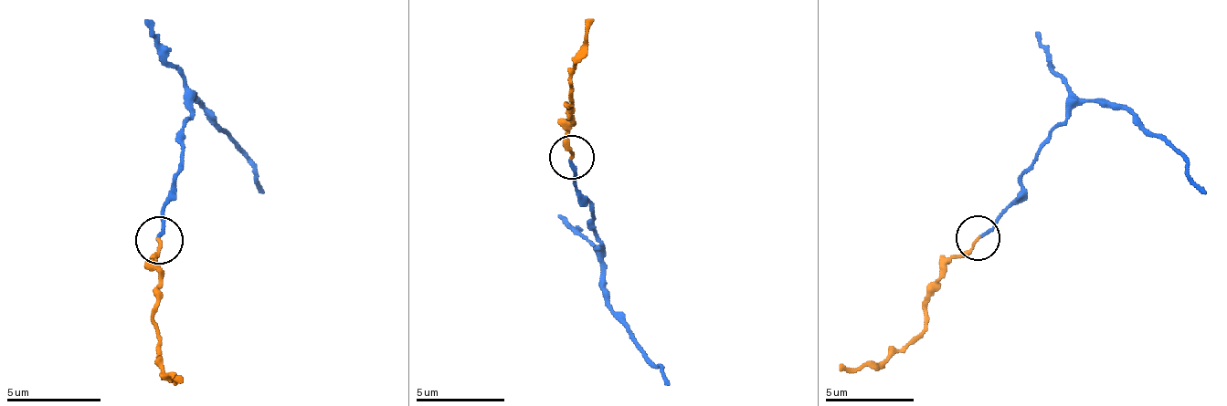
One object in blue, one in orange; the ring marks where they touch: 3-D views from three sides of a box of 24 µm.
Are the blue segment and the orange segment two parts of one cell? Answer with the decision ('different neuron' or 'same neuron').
same neuron

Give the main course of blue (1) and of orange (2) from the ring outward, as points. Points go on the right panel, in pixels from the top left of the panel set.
1: (978, 236), (1023, 188), (1023, 170), (1041, 143), (1089, 99), (1125, 108), (1182, 157), (1204, 192)
2: (978, 236), (947, 267), (925, 307), (925, 325), (899, 351), (863, 369), (841, 365)

